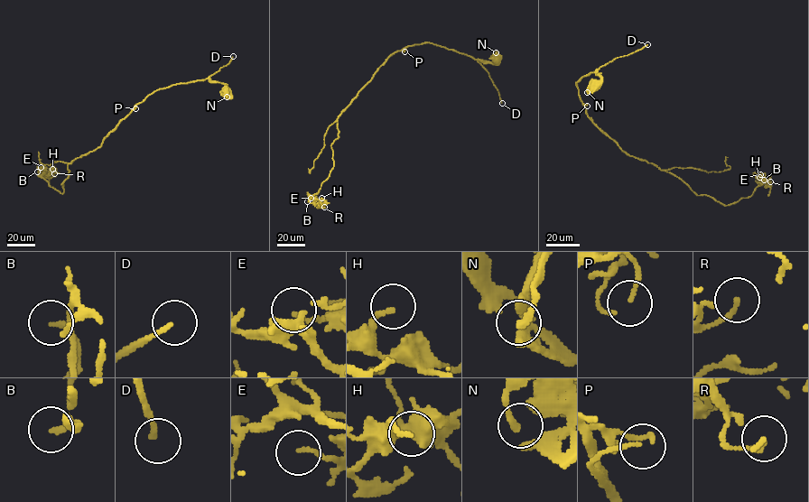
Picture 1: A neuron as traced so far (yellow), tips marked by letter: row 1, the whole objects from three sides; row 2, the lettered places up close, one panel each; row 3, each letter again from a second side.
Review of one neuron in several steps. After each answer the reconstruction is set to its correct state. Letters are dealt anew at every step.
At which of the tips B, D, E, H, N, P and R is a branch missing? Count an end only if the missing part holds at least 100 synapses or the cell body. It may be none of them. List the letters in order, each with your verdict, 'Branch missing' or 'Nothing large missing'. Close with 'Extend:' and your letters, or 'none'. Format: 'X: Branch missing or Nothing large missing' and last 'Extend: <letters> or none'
B: Branch missing
D: Branch missing
E: Nothing large missing
H: Nothing large missing
N: Nothing large missing
P: Nothing large missing
R: Nothing large missing
Extend: B, D

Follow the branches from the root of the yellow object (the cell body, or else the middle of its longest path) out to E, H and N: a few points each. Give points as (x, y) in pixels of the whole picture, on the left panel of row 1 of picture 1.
E: (101, 144), (68, 165), (62, 193), (38, 175), (41, 167)
H: (101, 144), (68, 165), (69, 176), (61, 184), (62, 193), (38, 175), (38, 171), (41, 176), (52, 169)
N: (101, 144), (137, 104), (157, 90), (209, 79), (225, 86), (227, 97)

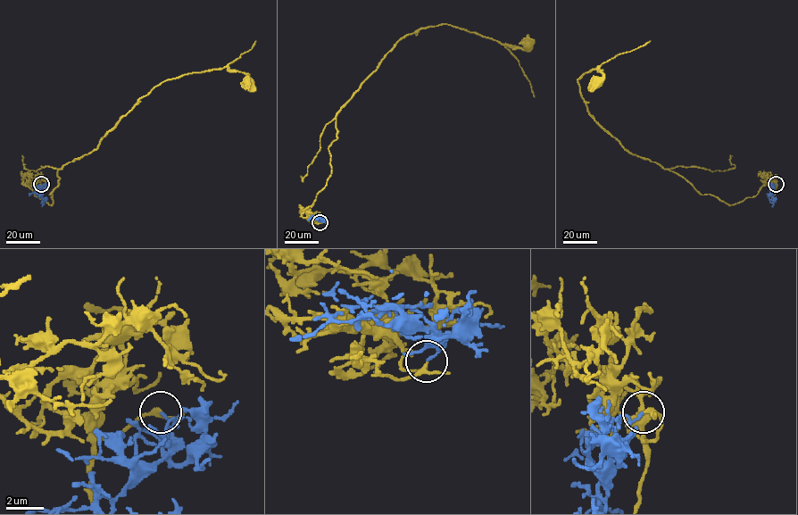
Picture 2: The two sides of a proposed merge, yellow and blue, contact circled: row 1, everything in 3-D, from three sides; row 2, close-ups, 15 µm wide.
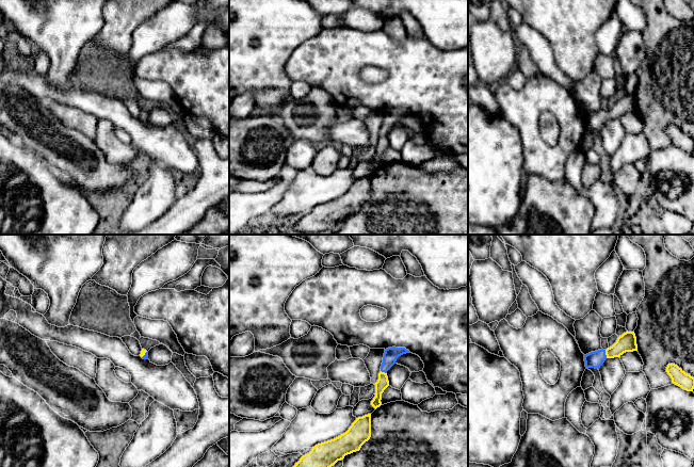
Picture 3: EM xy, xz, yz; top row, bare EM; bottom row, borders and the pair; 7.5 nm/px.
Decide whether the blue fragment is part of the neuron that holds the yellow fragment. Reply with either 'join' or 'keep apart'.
join

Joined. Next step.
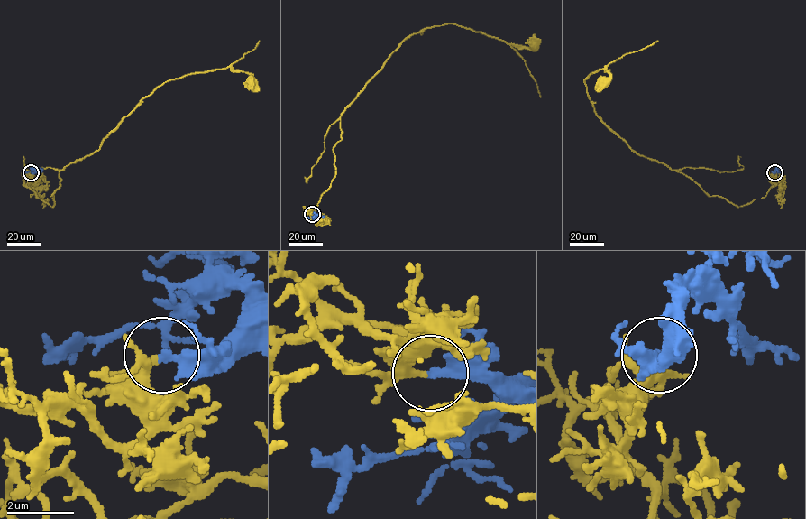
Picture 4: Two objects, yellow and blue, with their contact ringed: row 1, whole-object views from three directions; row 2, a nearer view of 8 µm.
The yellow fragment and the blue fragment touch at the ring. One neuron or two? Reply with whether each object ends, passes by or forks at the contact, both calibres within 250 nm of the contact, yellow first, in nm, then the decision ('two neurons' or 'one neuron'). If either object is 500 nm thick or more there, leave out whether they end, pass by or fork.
yellow passes by | blue ends | 170/360 nm | one neuron

